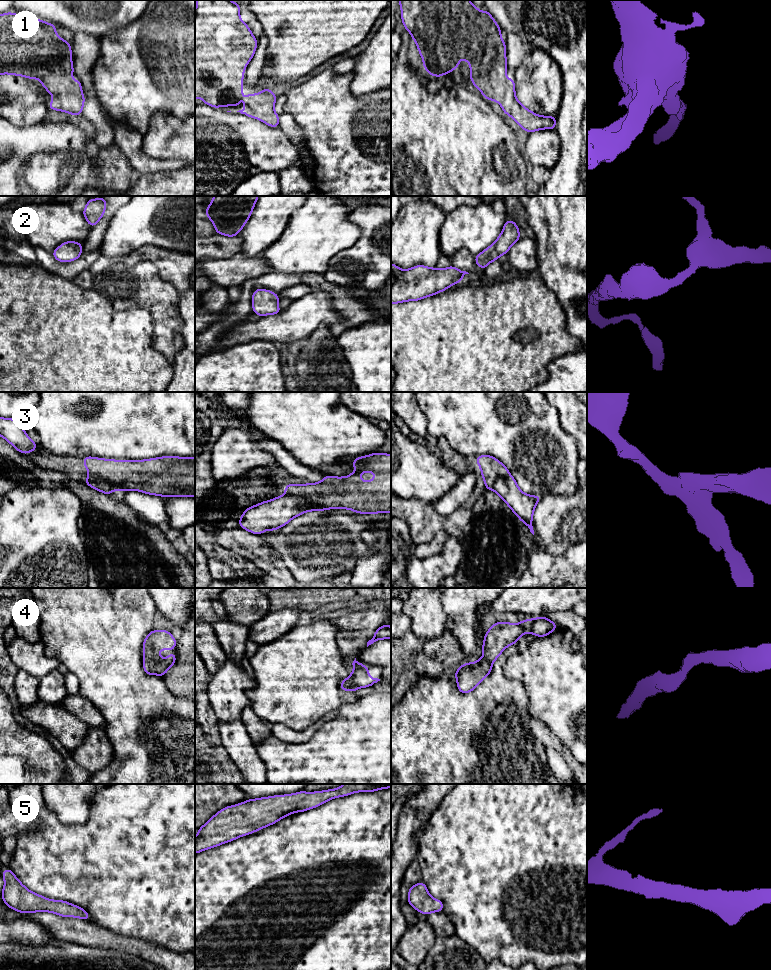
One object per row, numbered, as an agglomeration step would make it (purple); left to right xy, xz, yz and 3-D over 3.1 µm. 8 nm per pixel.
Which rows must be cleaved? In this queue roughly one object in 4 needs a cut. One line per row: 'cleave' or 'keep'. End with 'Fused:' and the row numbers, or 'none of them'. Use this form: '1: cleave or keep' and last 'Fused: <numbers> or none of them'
1: keep
2: keep
3: cleave
4: keep
5: keep
Fused: 3

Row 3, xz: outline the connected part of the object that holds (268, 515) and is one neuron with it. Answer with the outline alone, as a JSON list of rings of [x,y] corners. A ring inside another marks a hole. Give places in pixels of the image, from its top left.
[[[283,495],[247,508],[238,523],[239,527],[259,535],[267,530],[276,531],[305,512],[323,510],[327,509],[313,506],[304,497]]]

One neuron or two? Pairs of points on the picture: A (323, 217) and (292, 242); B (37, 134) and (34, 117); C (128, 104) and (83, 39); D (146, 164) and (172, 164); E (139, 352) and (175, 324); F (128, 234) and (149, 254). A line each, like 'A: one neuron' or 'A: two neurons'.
A: one neuron
B: two neurons
C: two neurons
D: one neuron
E: two neurons
F: two neurons

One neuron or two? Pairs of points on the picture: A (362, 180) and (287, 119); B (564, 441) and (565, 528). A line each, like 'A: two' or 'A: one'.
A: two
B: two

